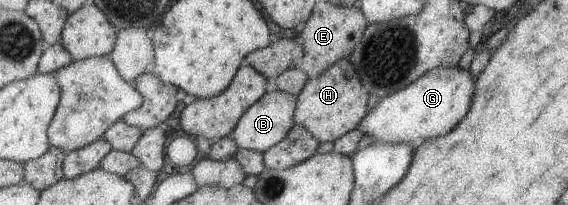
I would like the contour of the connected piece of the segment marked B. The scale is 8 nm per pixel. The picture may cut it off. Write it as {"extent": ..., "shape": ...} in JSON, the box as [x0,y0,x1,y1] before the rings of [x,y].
{"extent":[228,91,296,153],"shape":[[[281,91],[266,92],[240,116],[236,127],[228,137],[237,148],[264,153],[268,148],[281,142],[292,128],[295,105],[296,97],[292,94]]]}

